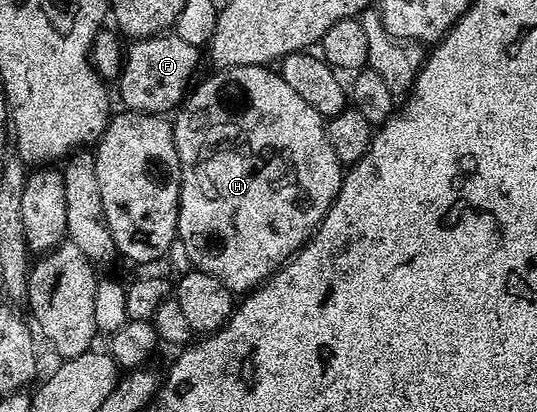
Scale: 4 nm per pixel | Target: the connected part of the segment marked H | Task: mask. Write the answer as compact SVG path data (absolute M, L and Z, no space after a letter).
M227 67L213 74L188 92L172 120L181 162L177 239L196 270L219 277L231 292L248 293L277 274L312 239L341 192L343 164L335 157L326 120L276 70Z

